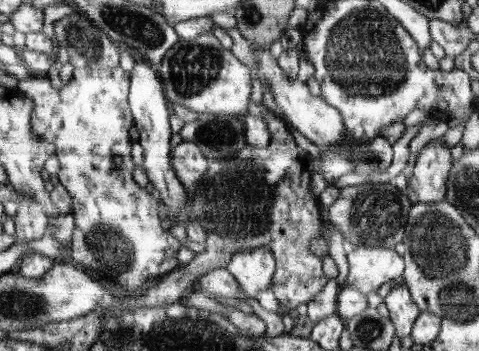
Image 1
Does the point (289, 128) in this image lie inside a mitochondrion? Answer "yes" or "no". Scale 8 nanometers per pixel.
no

